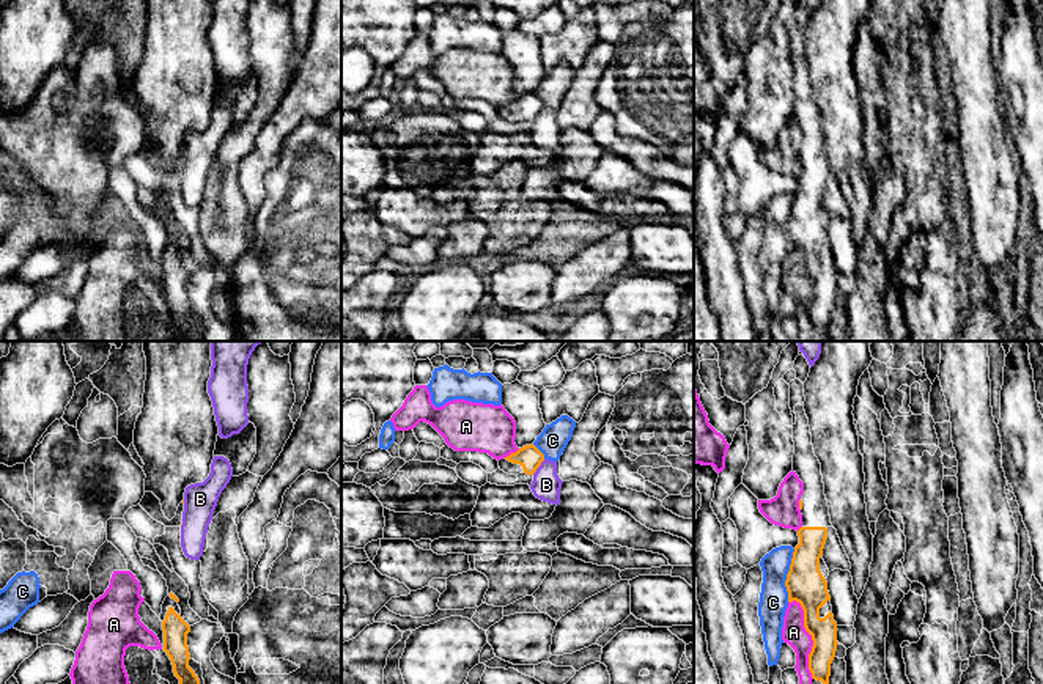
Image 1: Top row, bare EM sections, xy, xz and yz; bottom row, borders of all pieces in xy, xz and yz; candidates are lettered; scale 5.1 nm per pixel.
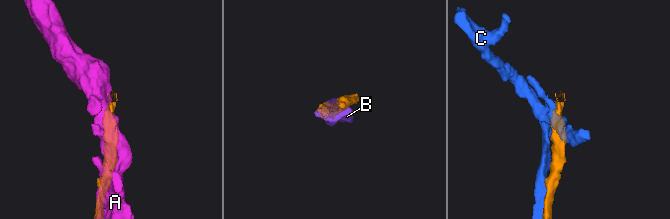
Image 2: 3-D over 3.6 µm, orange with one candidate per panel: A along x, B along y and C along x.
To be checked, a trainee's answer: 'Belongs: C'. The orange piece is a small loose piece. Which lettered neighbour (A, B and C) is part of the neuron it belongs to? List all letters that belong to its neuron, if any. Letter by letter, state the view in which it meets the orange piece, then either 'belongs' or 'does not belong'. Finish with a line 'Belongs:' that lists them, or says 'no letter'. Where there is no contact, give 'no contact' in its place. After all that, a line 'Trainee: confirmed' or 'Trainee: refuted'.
A: contact in yz; does not belong
B: contact in xz; does not belong
C: contact in yz; does not belong
Belongs: no letter
Trainee: refuted

